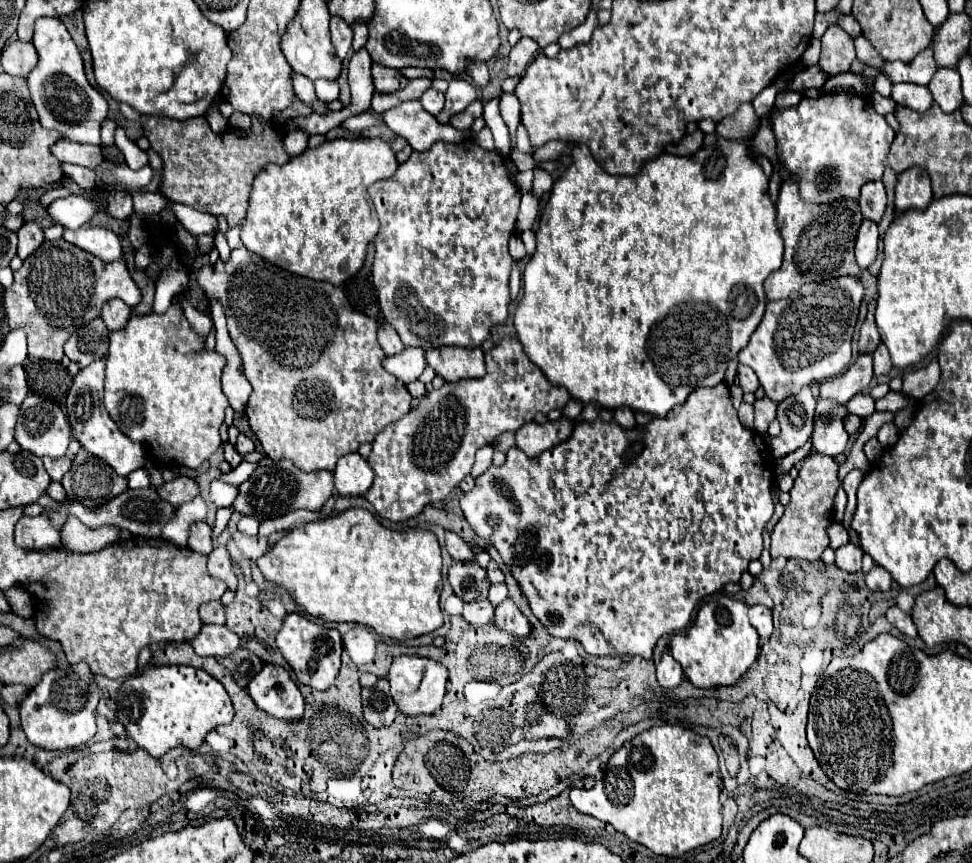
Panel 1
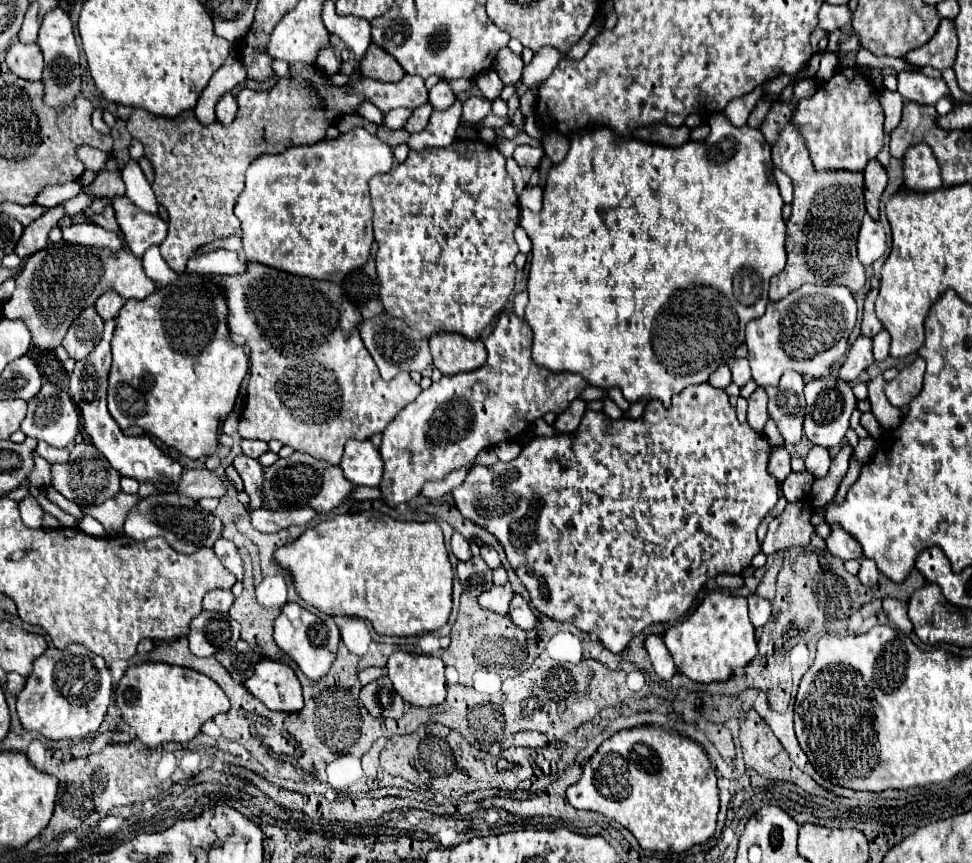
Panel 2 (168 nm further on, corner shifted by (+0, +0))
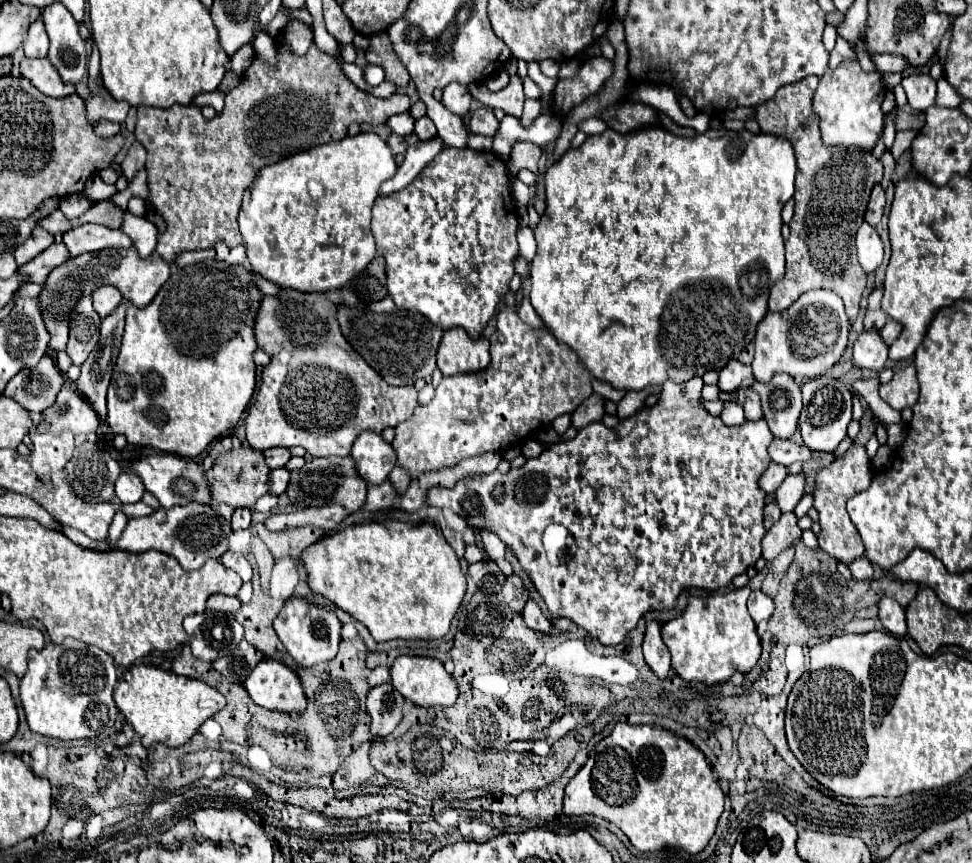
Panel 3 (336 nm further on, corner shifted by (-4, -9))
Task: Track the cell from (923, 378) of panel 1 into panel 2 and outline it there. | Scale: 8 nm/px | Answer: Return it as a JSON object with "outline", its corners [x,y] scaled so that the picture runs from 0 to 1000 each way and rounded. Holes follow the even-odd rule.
{"outline":[[[943,414],[935,425],[925,430],[925,435],[910,446],[910,458],[921,472],[929,472],[937,467],[939,460],[950,448],[950,437],[952,437],[952,416]]]}

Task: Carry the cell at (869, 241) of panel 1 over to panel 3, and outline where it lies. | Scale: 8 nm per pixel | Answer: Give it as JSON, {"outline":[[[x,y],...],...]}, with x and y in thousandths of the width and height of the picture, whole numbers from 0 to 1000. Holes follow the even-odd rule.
{"outline":[[[888,257],[886,264],[882,267],[880,285],[882,285],[882,301],[884,301],[886,311],[892,317],[898,315],[908,301],[908,280],[906,280],[902,267],[898,262],[894,262],[892,257]]]}

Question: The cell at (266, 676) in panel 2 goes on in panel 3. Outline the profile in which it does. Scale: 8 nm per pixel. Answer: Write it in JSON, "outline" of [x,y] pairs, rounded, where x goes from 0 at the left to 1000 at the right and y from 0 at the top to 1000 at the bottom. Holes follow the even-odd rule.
{"outline":[[[269,765],[250,790],[258,811],[285,825],[312,825],[316,809],[308,783],[287,765]]]}

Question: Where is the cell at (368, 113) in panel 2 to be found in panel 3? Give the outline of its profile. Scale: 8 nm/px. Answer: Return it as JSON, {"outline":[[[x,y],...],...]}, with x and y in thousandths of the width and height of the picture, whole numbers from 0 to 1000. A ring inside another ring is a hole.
{"outline":[[[415,130],[415,132],[406,132],[398,139],[398,144],[402,146],[402,151],[406,155],[423,155],[425,153],[425,146],[427,146],[427,137],[421,132],[421,130]]]}

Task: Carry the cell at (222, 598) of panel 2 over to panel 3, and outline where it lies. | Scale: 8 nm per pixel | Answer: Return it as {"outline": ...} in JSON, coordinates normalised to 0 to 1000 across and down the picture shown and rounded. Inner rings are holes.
{"outline":[[[219,688],[213,695],[213,707],[225,707],[225,709],[244,709],[248,705],[248,698],[244,691],[227,691]]]}

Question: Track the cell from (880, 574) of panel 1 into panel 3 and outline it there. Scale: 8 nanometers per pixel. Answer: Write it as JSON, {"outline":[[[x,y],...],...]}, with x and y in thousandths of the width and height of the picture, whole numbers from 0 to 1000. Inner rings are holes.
{"outline":[[[890,644],[882,647],[880,651],[873,651],[871,658],[873,658],[873,663],[878,665],[880,672],[896,672],[898,670],[898,656]]]}

